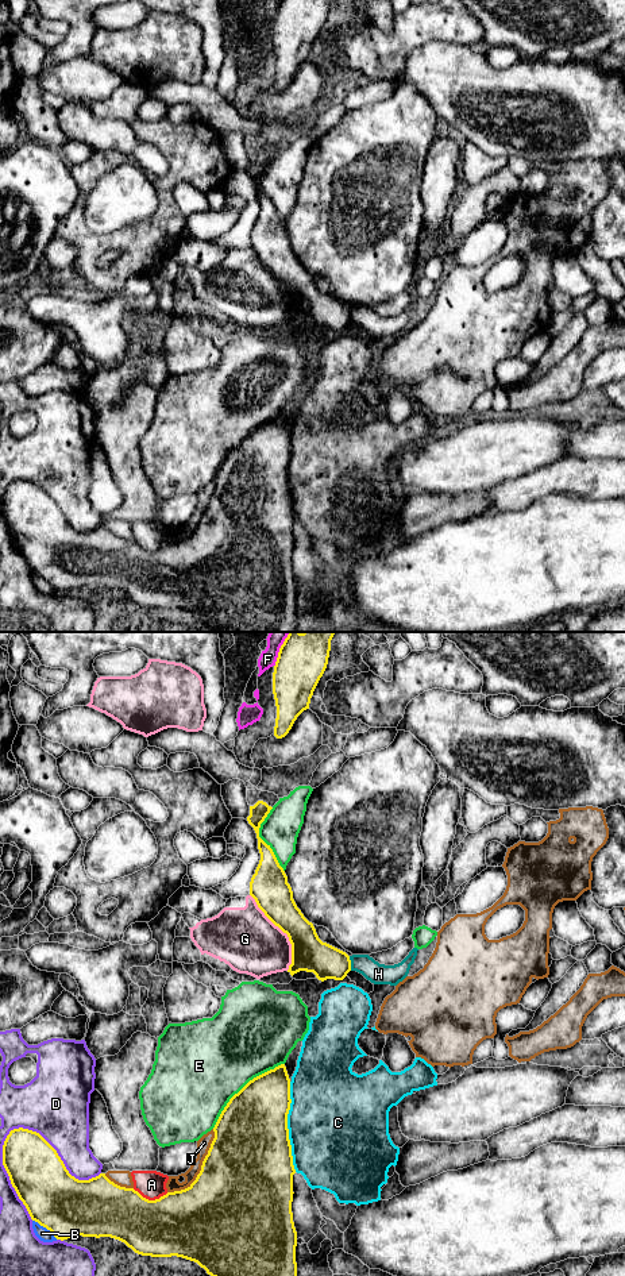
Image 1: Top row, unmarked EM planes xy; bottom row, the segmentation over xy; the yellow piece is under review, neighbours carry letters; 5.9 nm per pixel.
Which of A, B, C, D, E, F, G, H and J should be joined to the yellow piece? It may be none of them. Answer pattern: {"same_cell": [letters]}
{"same_cell": []}

